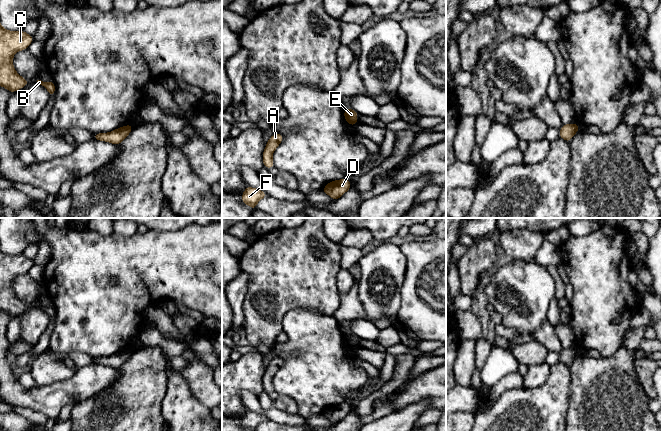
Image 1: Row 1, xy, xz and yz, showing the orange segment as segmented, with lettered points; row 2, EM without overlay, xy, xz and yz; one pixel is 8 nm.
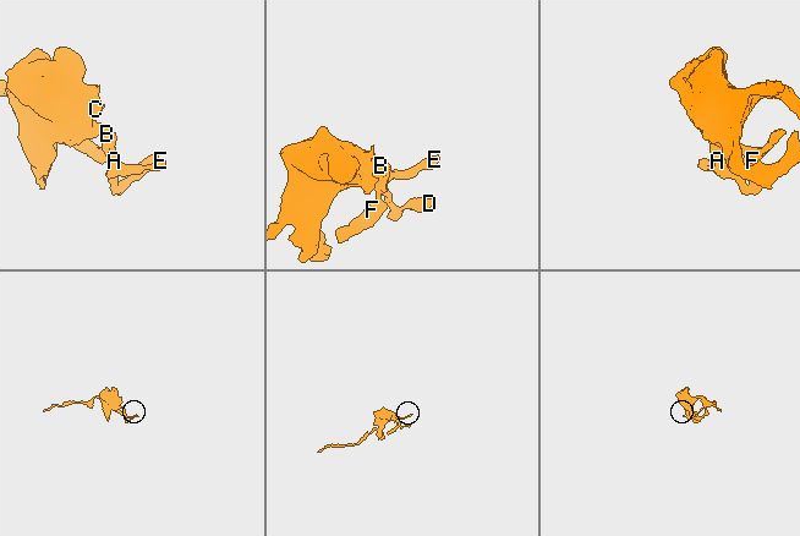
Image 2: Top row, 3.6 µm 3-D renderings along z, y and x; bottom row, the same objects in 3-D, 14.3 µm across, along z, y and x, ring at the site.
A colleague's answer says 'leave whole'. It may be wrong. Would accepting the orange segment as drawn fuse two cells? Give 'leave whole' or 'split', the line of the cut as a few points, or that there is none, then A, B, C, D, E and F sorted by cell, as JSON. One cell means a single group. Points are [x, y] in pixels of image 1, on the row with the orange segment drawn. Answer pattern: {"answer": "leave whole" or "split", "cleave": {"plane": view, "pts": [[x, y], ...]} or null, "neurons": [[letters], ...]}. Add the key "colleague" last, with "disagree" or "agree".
{"answer": "leave whole", "cleave": null, "neurons": [["A", "B", "C", "D", "E", "F"]], "colleague": "agree"}

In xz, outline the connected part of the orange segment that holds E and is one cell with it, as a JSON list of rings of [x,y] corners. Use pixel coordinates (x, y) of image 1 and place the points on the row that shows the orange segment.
[[[352,108],[344,109],[344,118],[348,124],[355,126],[358,123],[357,117],[358,112],[354,111]]]

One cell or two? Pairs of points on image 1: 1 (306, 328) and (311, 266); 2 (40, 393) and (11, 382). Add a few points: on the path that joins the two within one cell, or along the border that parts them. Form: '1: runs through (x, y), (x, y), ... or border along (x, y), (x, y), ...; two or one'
1: border along (285, 314), (296, 309), (313, 309), (330, 316); two
2: runs through (33, 393), (22, 393), (18, 389); one

